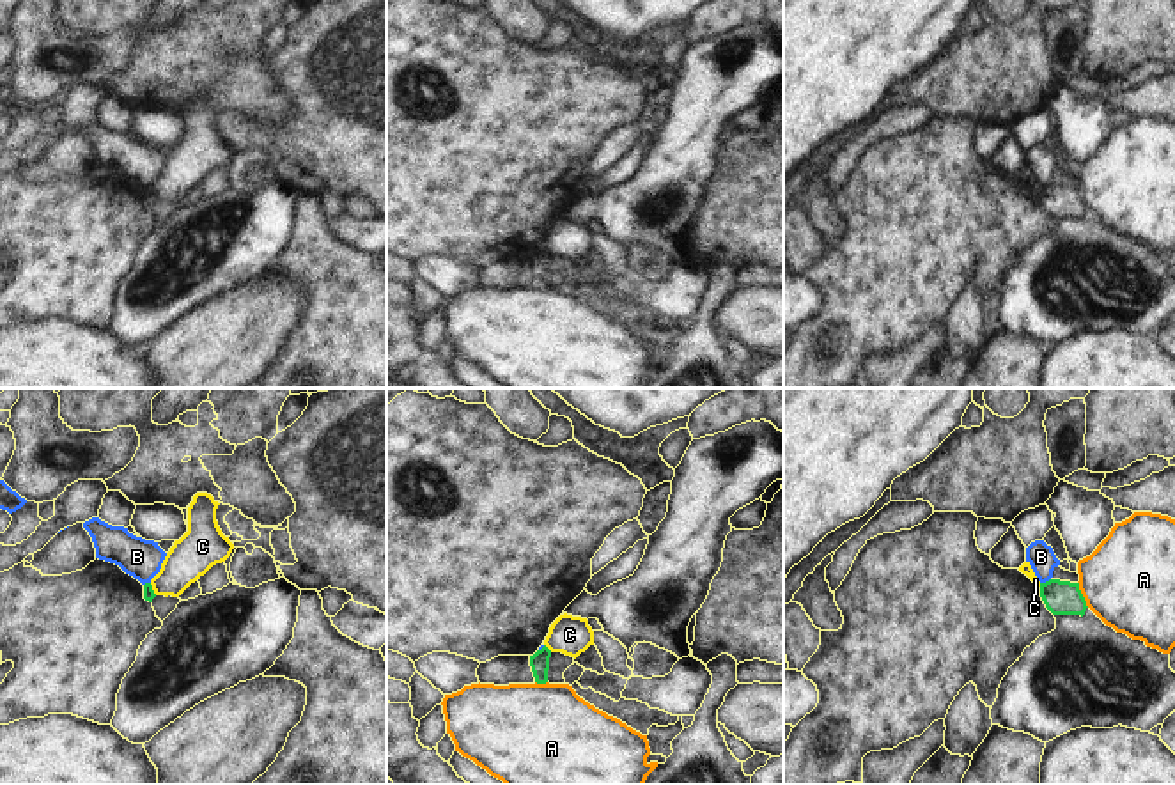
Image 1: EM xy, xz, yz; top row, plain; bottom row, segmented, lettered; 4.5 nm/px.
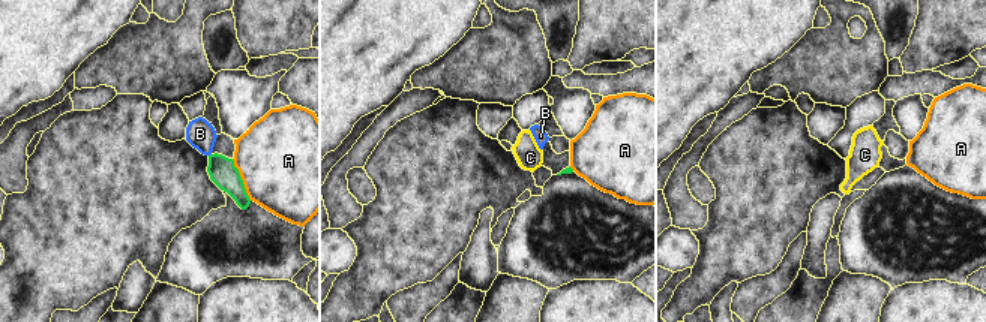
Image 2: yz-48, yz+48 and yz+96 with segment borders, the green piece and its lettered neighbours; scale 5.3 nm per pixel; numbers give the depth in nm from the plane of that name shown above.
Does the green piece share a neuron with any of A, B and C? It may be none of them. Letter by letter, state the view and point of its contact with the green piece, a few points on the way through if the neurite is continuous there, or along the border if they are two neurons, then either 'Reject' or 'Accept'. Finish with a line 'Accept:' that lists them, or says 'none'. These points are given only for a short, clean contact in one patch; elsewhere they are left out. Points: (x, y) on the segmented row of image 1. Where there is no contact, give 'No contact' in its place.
A: Touches green at yz (1081, 594). Reject
B: Touches green at yz (1046, 582). Boundary: yz (1050, 578), (1041, 583). Reject
C: Touches green at xz (546, 647). Boundary: xz (544, 644), (552, 651). Reject
Accept: none

